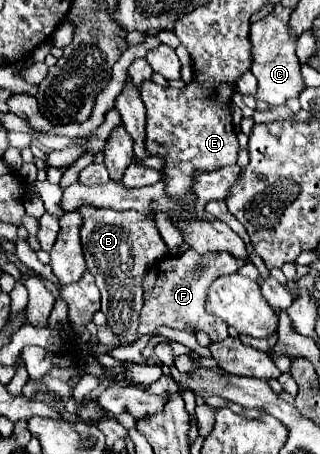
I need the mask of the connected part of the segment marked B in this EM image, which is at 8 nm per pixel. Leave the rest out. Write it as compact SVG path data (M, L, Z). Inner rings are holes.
M83 207L79 209L83 215L85 223L81 227L81 243L83 243L83 253L87 261L87 269L95 275L97 285L101 289L101 311L107 317L107 325L115 335L119 335L119 343L123 347L133 345L137 341L137 325L139 325L139 315L143 309L143 275L159 261L167 257L167 245L163 243L155 223L147 219L143 213L137 211L113 211L113 209L93 209L93 207Z

